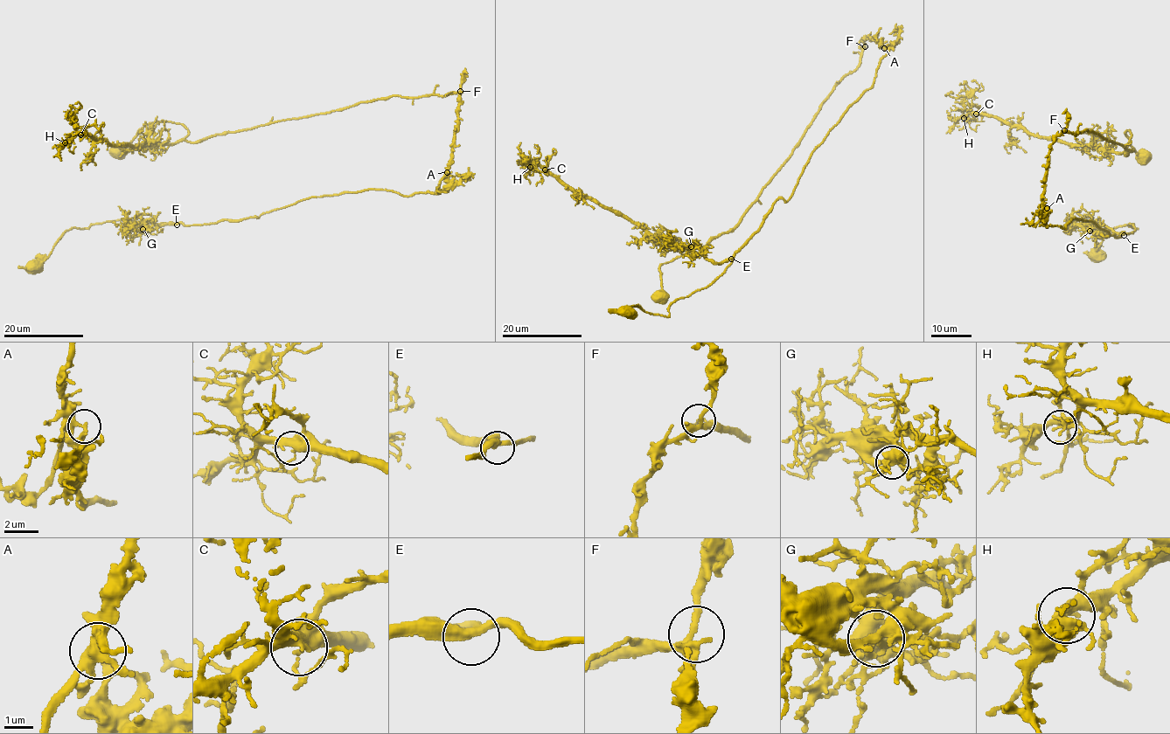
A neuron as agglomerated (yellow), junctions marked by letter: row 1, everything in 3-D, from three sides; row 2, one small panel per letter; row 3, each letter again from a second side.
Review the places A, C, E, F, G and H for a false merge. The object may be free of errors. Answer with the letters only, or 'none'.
A

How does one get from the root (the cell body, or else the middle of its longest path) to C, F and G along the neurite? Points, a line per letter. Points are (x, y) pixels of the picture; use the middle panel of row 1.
C: (660, 297), (661, 265), (688, 253), (699, 245), (682, 247), (657, 239), (625, 218), (575, 193), (545, 169)
F: (660, 297), (661, 265), (707, 245), (721, 233), (733, 231), (790, 156), (828, 94), (857, 67), (865, 46)
G: (660, 297), (661, 265), (733, 231), (863, 38), (889, 47), (788, 201), (733, 257), (712, 263), (691, 246)

